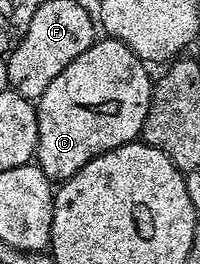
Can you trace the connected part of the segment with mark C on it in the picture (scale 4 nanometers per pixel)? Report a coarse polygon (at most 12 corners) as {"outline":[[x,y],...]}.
{"outline":[[96,39],[37,101],[39,169],[68,180],[140,139],[153,76]]}

